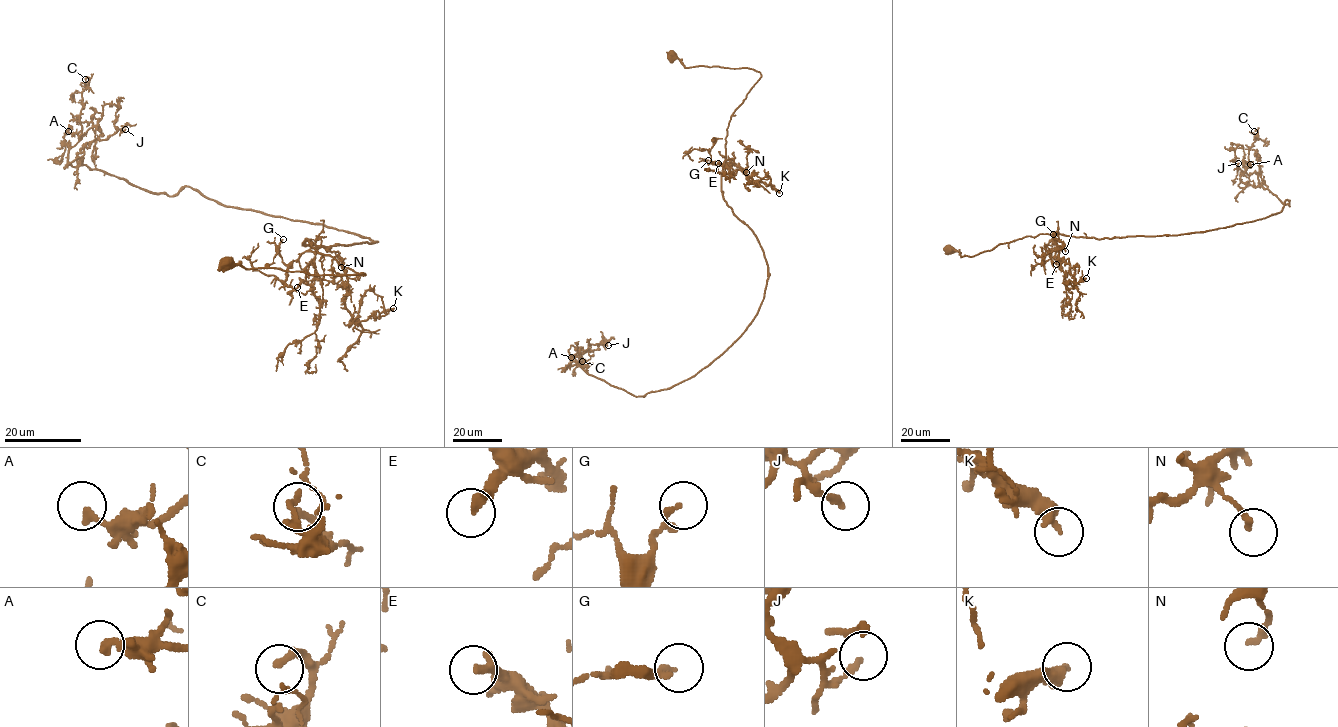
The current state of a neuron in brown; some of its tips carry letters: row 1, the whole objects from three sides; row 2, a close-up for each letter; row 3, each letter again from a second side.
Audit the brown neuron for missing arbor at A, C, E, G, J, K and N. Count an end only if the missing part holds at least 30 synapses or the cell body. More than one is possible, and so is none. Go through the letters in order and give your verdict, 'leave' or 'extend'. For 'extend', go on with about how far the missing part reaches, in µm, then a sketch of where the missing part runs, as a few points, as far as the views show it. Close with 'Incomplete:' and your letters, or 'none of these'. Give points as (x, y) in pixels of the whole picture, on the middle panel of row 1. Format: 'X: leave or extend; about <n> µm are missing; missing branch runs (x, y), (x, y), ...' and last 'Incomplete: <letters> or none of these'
A: leave
C: leave
E: extend; about 20 µm are missing; missing branch runs (718, 163), (691, 161)
G: leave
J: leave
K: leave
N: leave
Incomplete: E

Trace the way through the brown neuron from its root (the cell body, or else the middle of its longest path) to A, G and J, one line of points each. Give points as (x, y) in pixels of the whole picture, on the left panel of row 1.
A: (227, 261), (365, 275), (303, 242), (375, 241), (72, 166), (81, 134), (68, 131)
G: (227, 261), (247, 269), (365, 275), (320, 254), (309, 239), (313, 252), (285, 264), (278, 252), (283, 239)
J: (227, 261), (365, 275), (303, 242), (375, 241), (189, 187), (152, 193), (64, 167), (125, 129)

